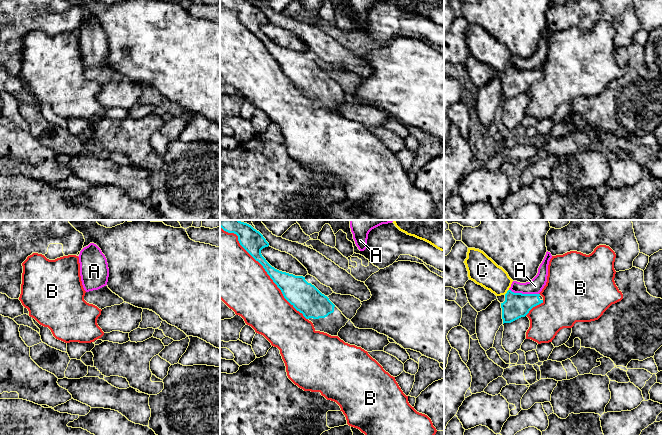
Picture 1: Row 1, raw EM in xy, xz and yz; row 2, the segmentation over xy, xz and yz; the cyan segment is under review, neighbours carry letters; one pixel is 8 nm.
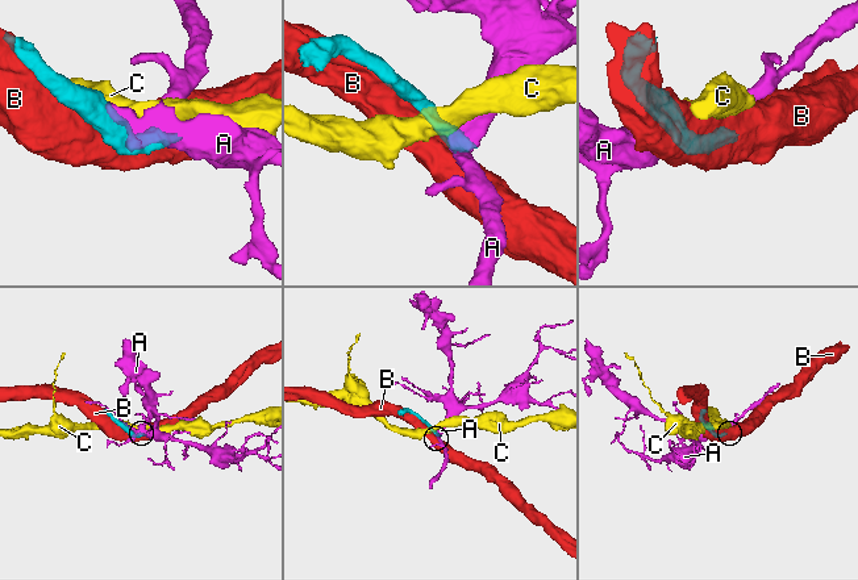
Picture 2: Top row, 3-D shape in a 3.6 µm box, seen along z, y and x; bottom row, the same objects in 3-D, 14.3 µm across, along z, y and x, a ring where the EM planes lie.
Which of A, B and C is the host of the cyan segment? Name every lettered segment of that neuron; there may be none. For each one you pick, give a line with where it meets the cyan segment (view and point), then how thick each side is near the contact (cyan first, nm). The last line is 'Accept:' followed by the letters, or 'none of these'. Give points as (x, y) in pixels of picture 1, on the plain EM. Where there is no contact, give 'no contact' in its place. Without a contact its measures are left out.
Accept: none of these

